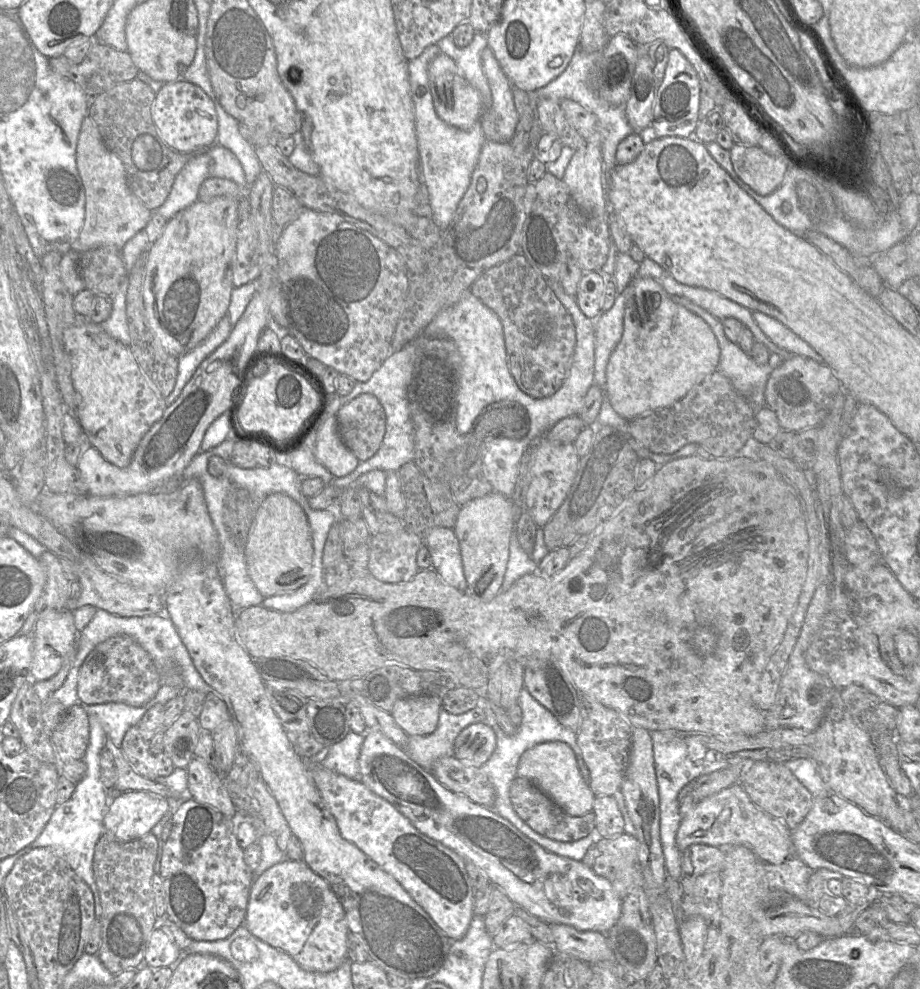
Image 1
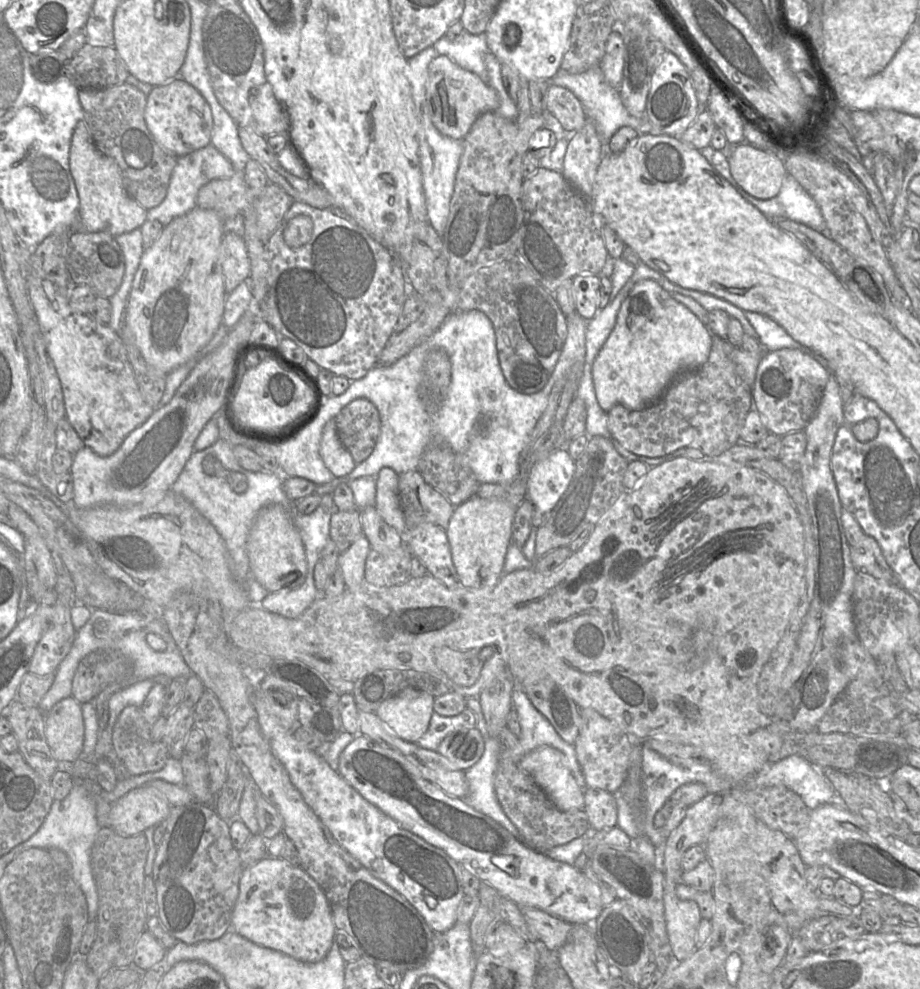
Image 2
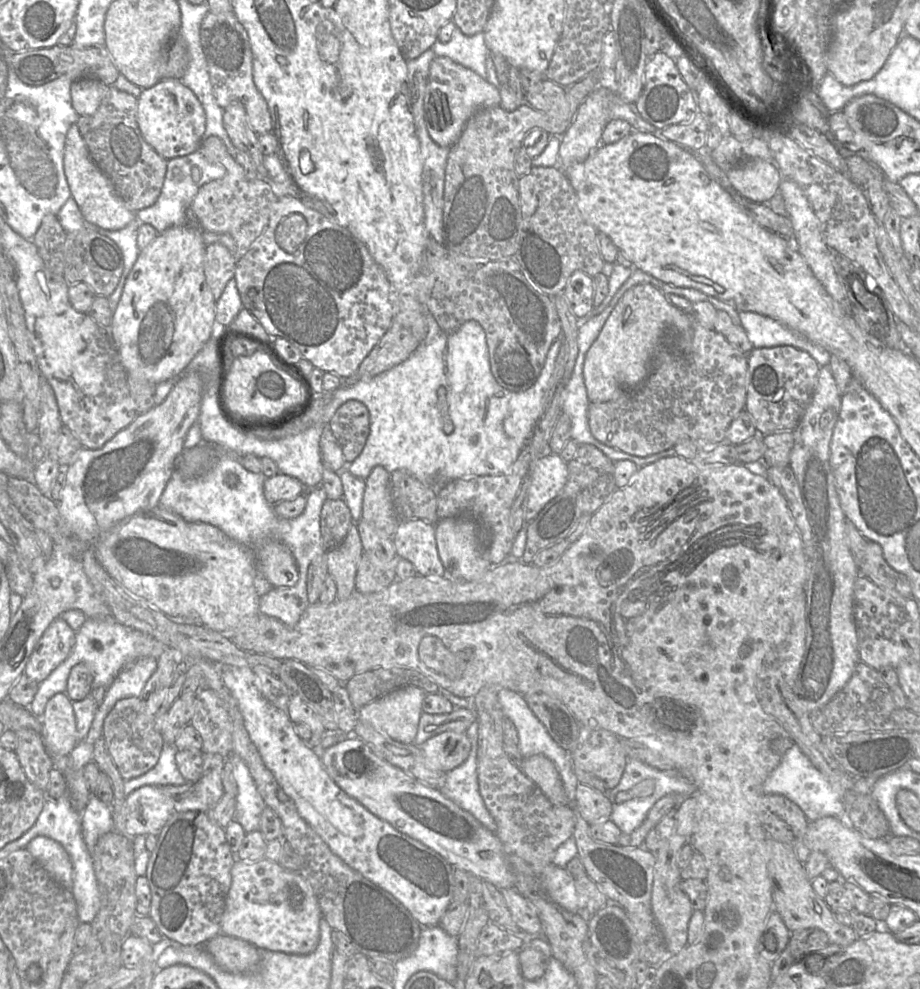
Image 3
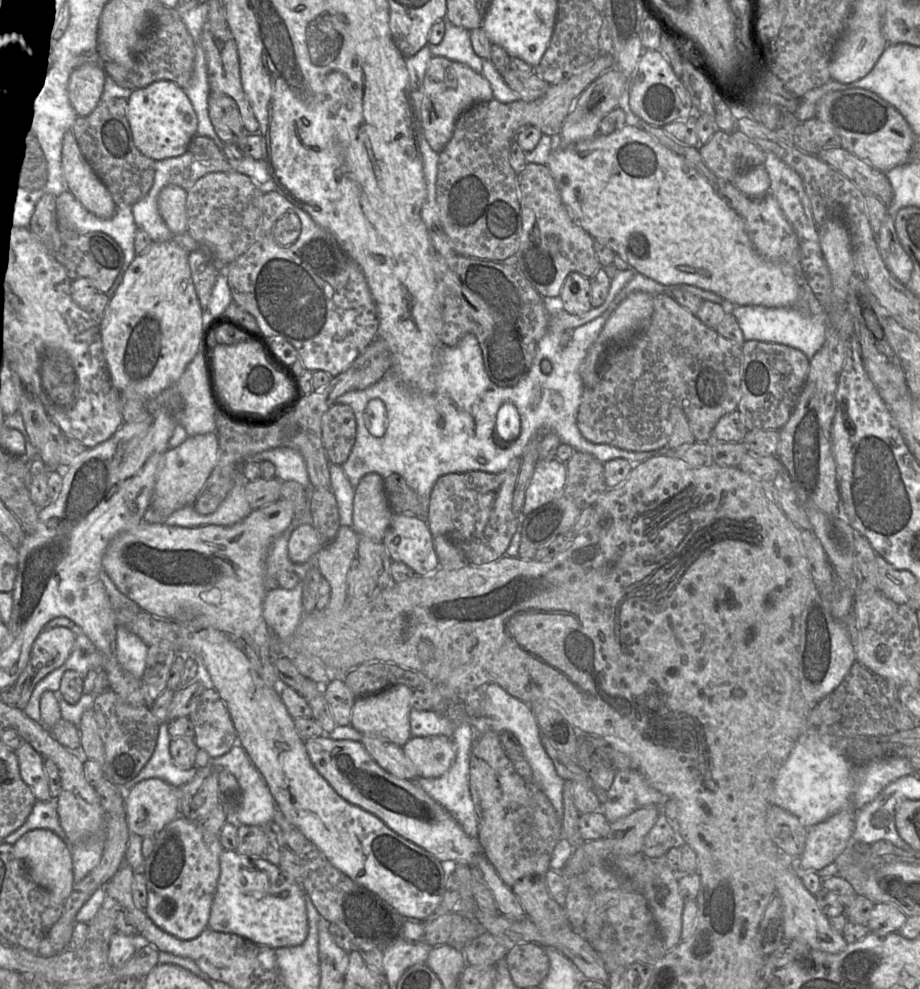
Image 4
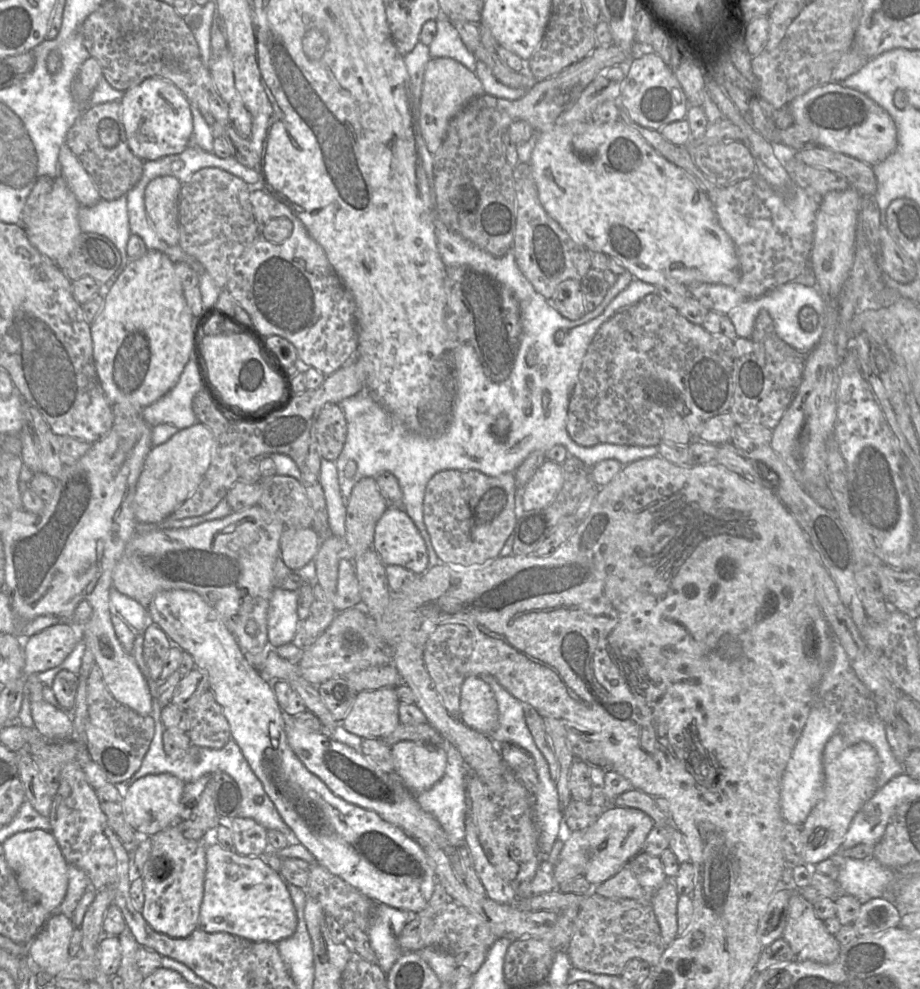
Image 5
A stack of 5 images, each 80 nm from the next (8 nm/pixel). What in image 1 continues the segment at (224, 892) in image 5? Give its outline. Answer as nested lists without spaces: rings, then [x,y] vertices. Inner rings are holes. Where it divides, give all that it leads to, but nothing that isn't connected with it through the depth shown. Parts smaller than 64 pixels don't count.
[[[285,860],[254,878],[243,925],[257,939],[283,951],[307,971],[331,972],[347,960],[349,930],[344,908],[330,885],[304,861]]]

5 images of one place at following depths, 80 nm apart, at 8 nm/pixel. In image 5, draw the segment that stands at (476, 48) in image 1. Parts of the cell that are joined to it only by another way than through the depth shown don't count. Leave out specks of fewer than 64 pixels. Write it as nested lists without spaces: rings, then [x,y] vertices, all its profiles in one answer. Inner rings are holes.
[[[446,16],[436,19],[436,35],[430,43],[431,58],[452,58],[475,72],[477,58],[468,50],[460,34]]]

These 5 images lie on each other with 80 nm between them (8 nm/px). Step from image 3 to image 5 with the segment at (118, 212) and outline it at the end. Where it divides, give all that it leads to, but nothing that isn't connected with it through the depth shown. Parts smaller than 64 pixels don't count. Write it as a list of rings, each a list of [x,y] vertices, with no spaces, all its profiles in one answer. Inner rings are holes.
[[[66,143],[60,149],[59,164],[61,177],[75,195],[78,203],[84,207],[95,206],[101,200],[99,192],[89,174]]]

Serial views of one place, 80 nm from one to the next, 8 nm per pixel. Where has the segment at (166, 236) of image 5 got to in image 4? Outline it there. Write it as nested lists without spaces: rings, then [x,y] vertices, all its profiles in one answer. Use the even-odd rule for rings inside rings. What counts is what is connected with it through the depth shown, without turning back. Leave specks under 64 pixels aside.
[[[174,184],[162,188],[158,195],[159,214],[168,229],[175,235],[187,231],[186,199],[187,192]]]

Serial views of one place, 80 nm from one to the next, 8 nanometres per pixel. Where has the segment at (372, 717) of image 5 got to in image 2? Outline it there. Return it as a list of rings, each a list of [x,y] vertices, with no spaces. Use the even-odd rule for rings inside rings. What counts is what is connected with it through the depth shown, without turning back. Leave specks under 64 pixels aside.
[[[406,688],[386,699],[375,713],[398,737],[416,743],[429,727],[434,699],[426,691]]]

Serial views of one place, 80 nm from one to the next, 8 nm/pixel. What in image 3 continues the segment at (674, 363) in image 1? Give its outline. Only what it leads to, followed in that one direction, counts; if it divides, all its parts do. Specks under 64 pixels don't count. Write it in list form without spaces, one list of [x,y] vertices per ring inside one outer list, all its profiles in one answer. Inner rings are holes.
[[[638,284],[628,290],[605,322],[587,352],[584,383],[590,403],[606,402],[622,391],[638,388],[650,371],[650,359],[662,336],[670,329],[688,330],[692,314],[673,305],[667,295],[651,284]]]

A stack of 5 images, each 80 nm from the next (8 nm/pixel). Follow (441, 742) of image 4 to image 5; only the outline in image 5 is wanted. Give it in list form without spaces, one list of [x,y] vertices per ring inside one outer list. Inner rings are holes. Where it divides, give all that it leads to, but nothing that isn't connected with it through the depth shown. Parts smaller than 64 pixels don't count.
[[[400,741],[391,746],[395,774],[412,793],[434,786],[444,775],[447,751],[443,746]]]

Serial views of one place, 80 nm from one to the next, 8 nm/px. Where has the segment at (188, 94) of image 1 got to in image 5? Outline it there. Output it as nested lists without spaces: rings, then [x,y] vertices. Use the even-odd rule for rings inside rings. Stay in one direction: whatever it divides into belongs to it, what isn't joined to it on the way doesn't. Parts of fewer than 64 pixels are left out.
[[[153,77],[145,79],[139,85],[125,91],[120,104],[128,146],[142,161],[155,161],[180,154],[187,146],[192,145],[191,104],[170,81]]]

